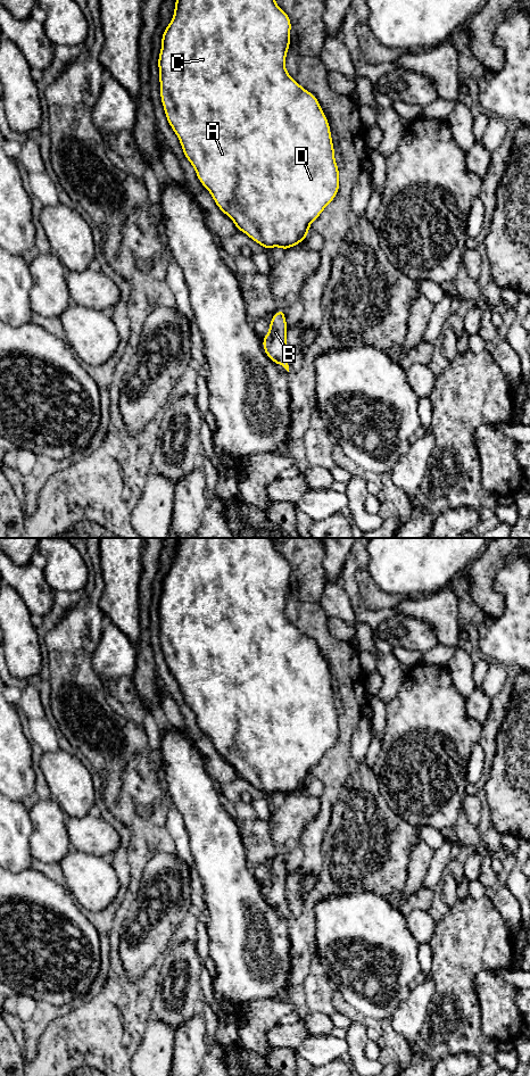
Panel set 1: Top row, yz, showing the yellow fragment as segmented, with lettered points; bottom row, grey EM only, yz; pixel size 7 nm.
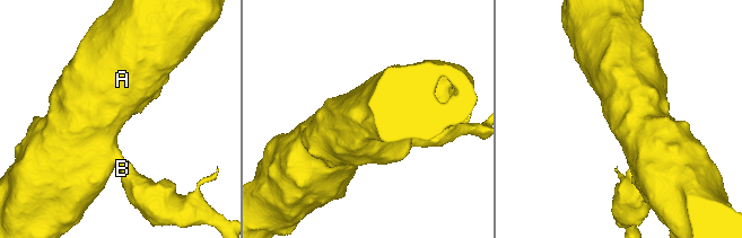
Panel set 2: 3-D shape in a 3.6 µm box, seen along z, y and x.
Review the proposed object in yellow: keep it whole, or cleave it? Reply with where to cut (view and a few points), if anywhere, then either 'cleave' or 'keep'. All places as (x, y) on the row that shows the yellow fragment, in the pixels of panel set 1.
no cut; keep

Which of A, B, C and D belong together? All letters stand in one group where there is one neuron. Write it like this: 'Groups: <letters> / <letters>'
Groups: A B C D

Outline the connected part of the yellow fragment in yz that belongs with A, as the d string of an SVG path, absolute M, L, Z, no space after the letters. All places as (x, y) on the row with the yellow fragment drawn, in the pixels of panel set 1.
M175 0L174 15L164 30L158 58L162 104L185 158L193 166L200 183L210 192L218 208L233 221L238 230L262 245L266 251L272 247L285 250L303 242L312 222L321 215L339 191L339 169L328 118L316 97L299 85L285 69L290 31L290 18L275 0Z

